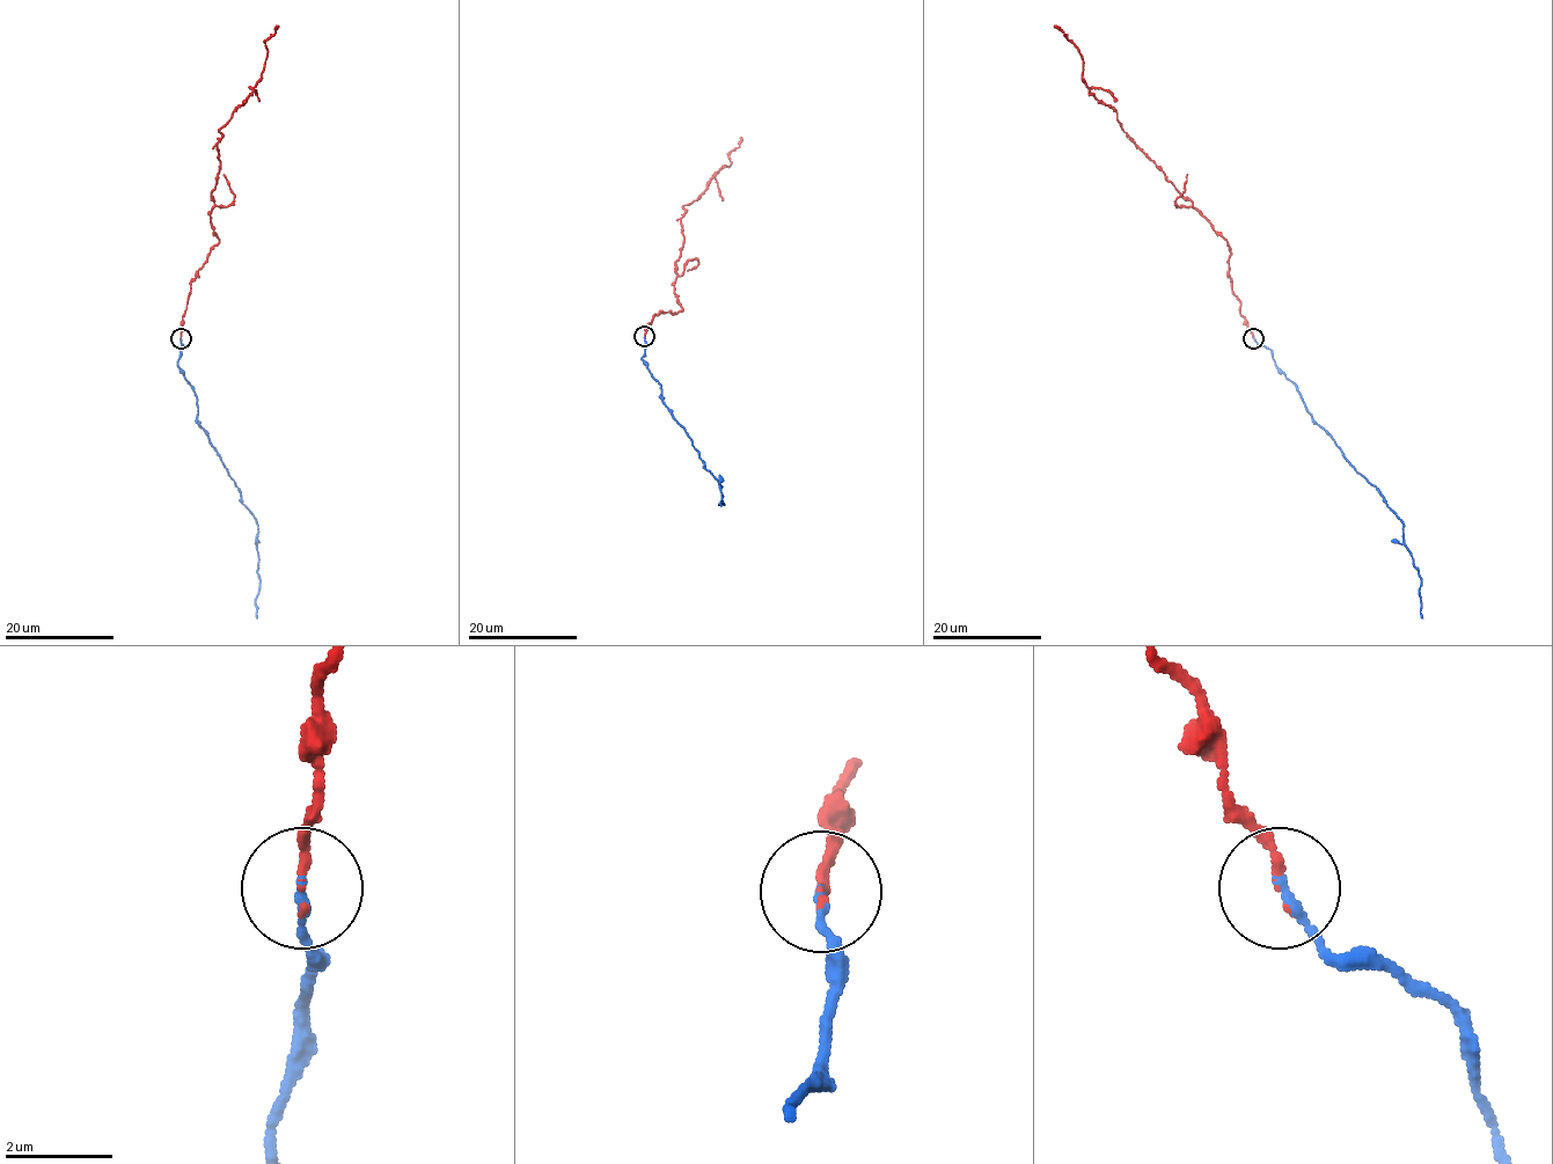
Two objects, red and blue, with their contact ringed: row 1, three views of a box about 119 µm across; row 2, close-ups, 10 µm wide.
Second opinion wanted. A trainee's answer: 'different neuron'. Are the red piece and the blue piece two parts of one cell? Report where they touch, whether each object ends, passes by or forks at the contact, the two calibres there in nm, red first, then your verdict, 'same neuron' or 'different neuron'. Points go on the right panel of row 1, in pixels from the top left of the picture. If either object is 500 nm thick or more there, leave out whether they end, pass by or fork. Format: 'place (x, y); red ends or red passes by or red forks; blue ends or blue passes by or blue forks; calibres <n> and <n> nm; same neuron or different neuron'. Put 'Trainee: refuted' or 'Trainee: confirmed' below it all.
place (1253, 338); red ends; blue ends; calibres 160 and 180 nm; same neuron
Trainee: refuted

